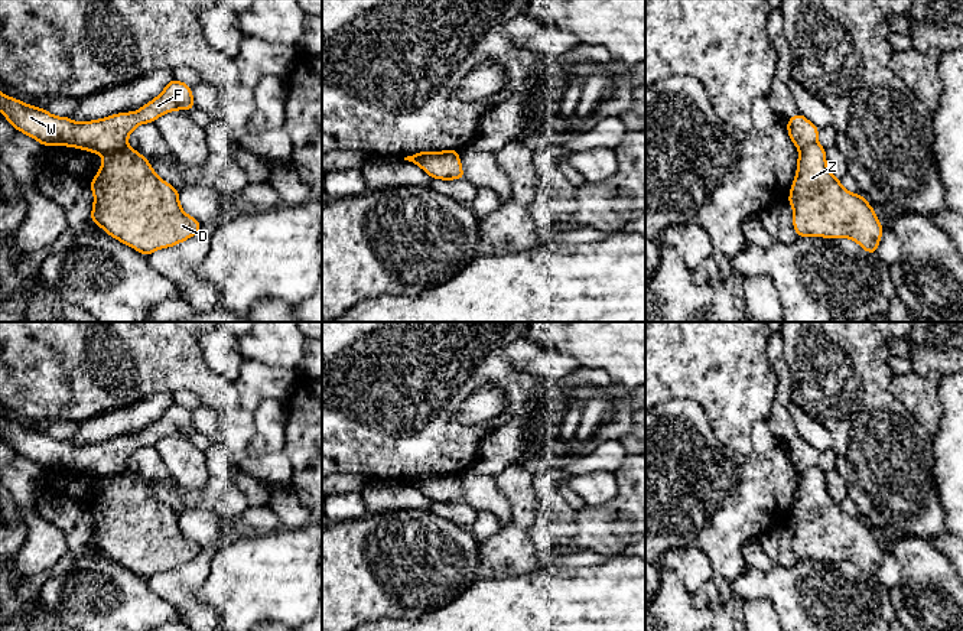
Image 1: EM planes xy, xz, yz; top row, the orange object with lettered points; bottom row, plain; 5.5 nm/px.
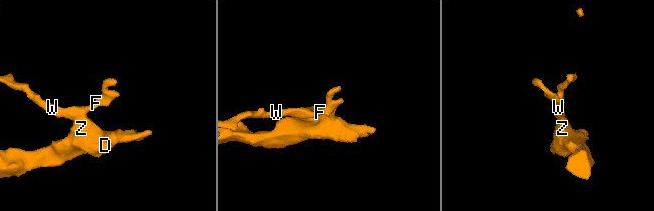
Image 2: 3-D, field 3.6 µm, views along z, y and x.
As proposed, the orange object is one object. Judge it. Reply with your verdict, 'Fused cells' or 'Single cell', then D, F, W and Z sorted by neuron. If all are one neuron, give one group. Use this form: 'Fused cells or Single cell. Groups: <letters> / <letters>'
Fused cells. Groups: D Z / F W

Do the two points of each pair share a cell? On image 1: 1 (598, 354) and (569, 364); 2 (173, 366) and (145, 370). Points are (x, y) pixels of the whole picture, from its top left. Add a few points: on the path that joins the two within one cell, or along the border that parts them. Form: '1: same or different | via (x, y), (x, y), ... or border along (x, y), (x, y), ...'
1: different | border along (546, 345), (566, 351), (581, 367)
2: same | via (166, 366), (152, 366)

